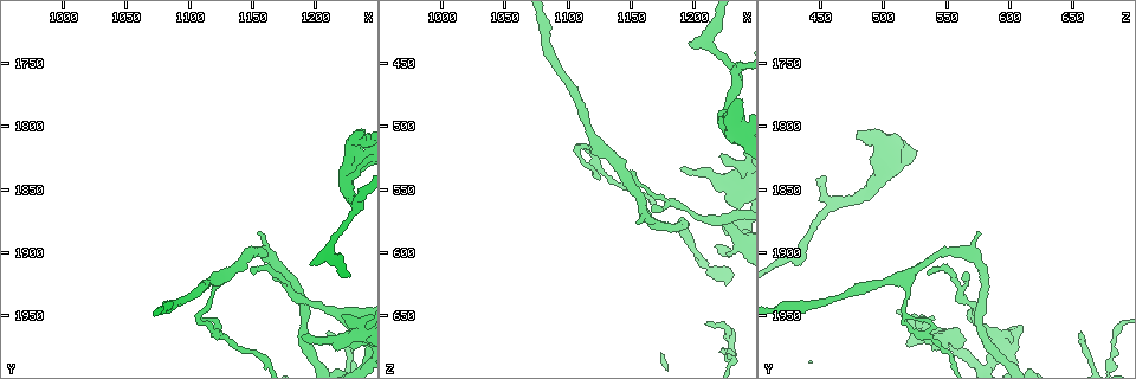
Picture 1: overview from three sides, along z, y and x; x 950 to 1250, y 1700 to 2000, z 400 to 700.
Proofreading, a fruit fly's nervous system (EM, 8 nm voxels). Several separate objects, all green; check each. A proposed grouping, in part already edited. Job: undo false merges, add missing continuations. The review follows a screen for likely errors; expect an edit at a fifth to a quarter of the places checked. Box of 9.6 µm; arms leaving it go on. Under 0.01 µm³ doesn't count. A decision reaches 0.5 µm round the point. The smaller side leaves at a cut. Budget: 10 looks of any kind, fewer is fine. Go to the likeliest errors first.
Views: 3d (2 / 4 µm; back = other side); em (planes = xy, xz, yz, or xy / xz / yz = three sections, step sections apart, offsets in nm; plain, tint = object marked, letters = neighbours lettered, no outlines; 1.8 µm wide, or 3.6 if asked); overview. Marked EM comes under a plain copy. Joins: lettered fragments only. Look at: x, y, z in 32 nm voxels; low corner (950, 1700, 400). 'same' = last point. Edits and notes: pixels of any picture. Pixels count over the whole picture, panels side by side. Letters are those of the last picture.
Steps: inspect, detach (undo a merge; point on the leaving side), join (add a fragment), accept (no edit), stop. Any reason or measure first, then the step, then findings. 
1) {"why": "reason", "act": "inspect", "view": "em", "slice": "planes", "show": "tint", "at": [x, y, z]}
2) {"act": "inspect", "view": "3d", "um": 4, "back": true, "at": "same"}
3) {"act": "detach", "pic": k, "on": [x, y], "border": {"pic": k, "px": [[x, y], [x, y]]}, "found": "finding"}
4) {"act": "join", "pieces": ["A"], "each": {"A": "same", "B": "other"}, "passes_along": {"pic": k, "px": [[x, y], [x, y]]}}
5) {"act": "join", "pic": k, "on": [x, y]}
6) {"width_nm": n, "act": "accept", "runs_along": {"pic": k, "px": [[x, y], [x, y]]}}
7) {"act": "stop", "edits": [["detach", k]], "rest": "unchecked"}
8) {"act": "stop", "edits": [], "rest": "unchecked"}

{"why": "branch stops here", "act": "inspect", "view": "em", "um": 3.6, "slice": "yz", "step": 4, "show": "tint", "at": [1192, 1968, 534]}

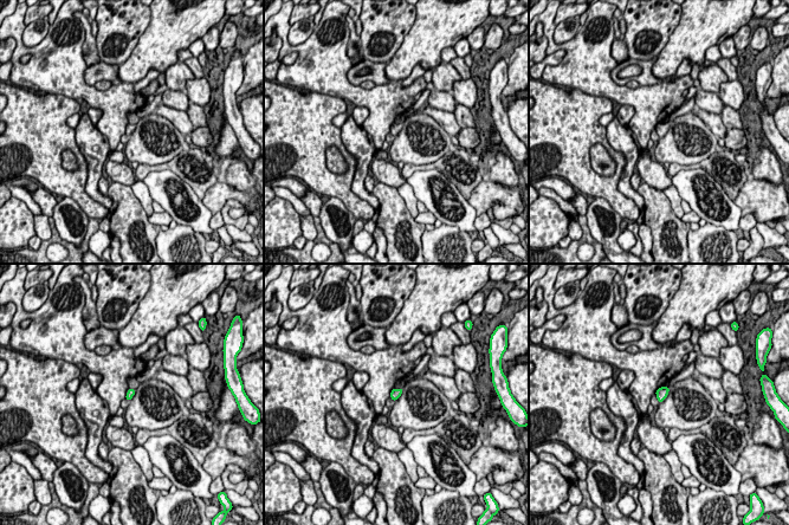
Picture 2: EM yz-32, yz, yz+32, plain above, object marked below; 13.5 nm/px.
{"act": "inspect", "view": "em", "um": 3.6, "slice": "yz", "step": 4, "show": "letters", "at": "same"}

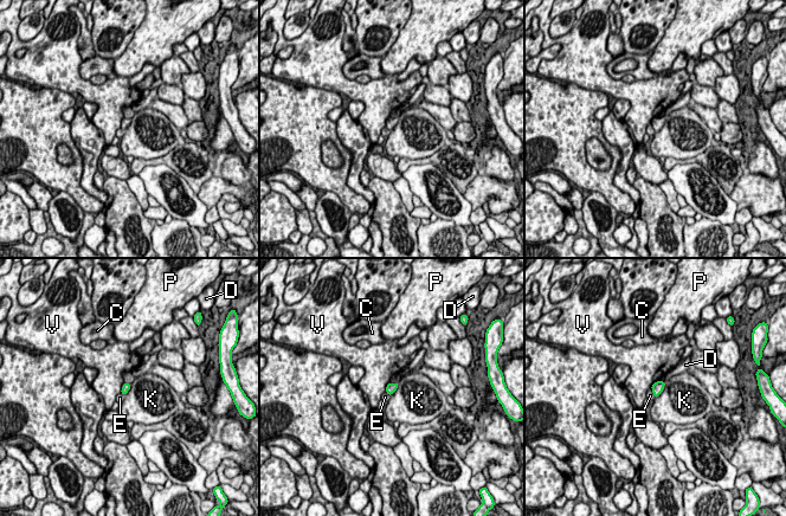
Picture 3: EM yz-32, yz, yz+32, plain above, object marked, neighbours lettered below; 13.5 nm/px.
{"width_nm": 120, "act": "accept", "each": {"C": "other", "D": "other", "E": "other", "K": "other", "P": "other", "V": "other"}, "border": {"pic": 3, "px": [[664, 380], [664, 387], [655, 398]]}, "found": "none of them fits"}

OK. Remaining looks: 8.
{"why": "thin end", "act": "inspect", "view": "em", "slice": "planes", "show": "letters", "at": [1198, 1908, 434]}

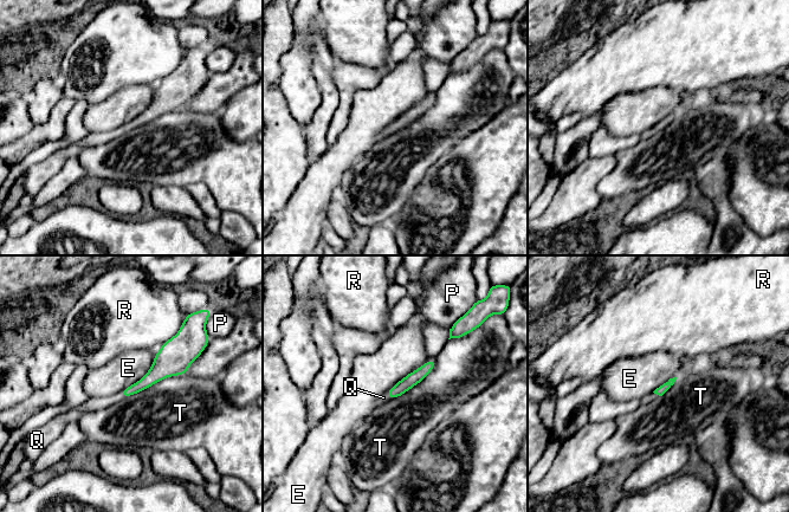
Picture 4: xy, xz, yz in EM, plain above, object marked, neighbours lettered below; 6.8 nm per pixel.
{"act": "join", "pic": 4, "on": [91, 404], "each": {"E": "other", "P": "other", "Q": "same", "R": "other", "T": "other"}, "passes_along": {"pic": 4, "px": [[153, 376], [122, 395], [91, 404]]}, "found": "the cell continues"}

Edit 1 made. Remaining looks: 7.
{"why": "thick end", "act": "inspect", "view": "em", "slice": "xz", "step": 8, "show": "letters", "at": [1226, 1966, 600]}

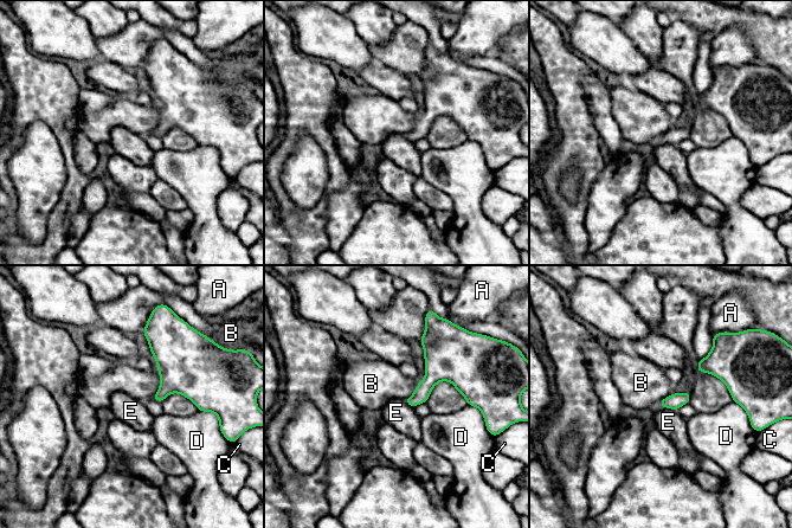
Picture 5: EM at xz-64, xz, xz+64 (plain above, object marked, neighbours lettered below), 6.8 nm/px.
{"why": "another direction", "act": "inspect", "view": "em", "slice": "planes", "show": "letters", "at": "same"}

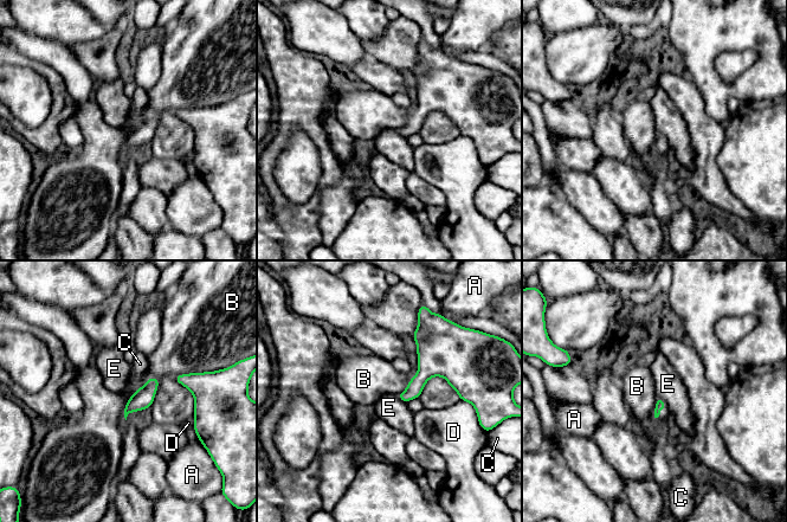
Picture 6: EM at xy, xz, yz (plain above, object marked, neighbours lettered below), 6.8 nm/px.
{"longest_contact_nm": ["B", 280], "act": "accept", "each": {"A": "other", "B": "other", "C": "other", "D": "other", "E": "other"}, "border": {"pic": 6, "px": [[143, 385], [127, 400], [124, 419]]}, "found": "none of them fits"}

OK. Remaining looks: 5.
{"why": "branch stops here", "act": "inspect", "view": "em", "slice": "xz", "step": 16, "show": "tint", "at": [1156, 1884, 576]}

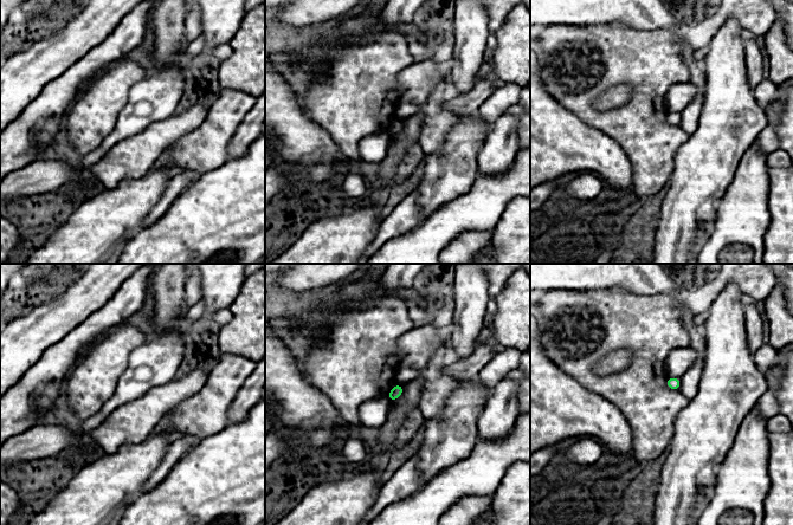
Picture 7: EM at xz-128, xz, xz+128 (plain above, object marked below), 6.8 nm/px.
{"why": "cut it another way", "act": "inspect", "view": "em", "slice": "planes", "show": "letters", "at": "same"}

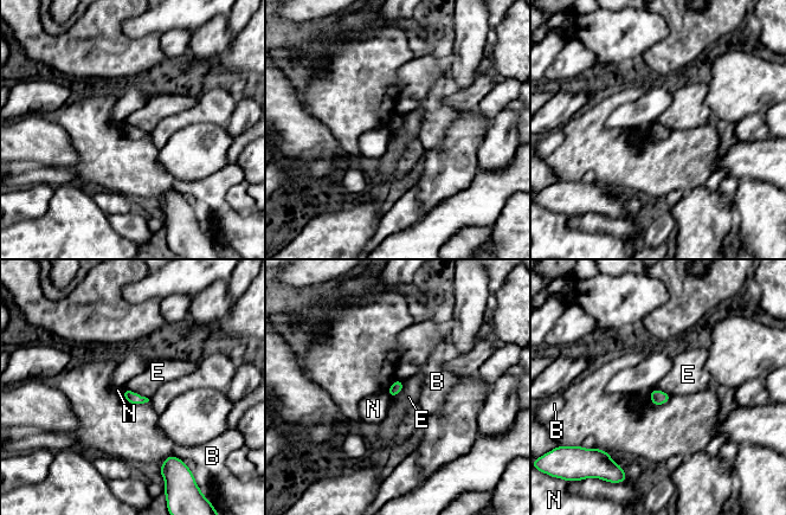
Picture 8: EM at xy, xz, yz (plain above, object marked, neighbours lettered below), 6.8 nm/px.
{"act": "accept", "each": {"B": "other", "E": "other", "N": "other"}, "border": {"pic": 8, "px": [[126, 387], [148, 399]]}, "found": "no lettered fragment goes on from it"}

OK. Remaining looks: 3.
{"act": "stop", "edits": [["join", 4]], "rest": "unchecked"}

